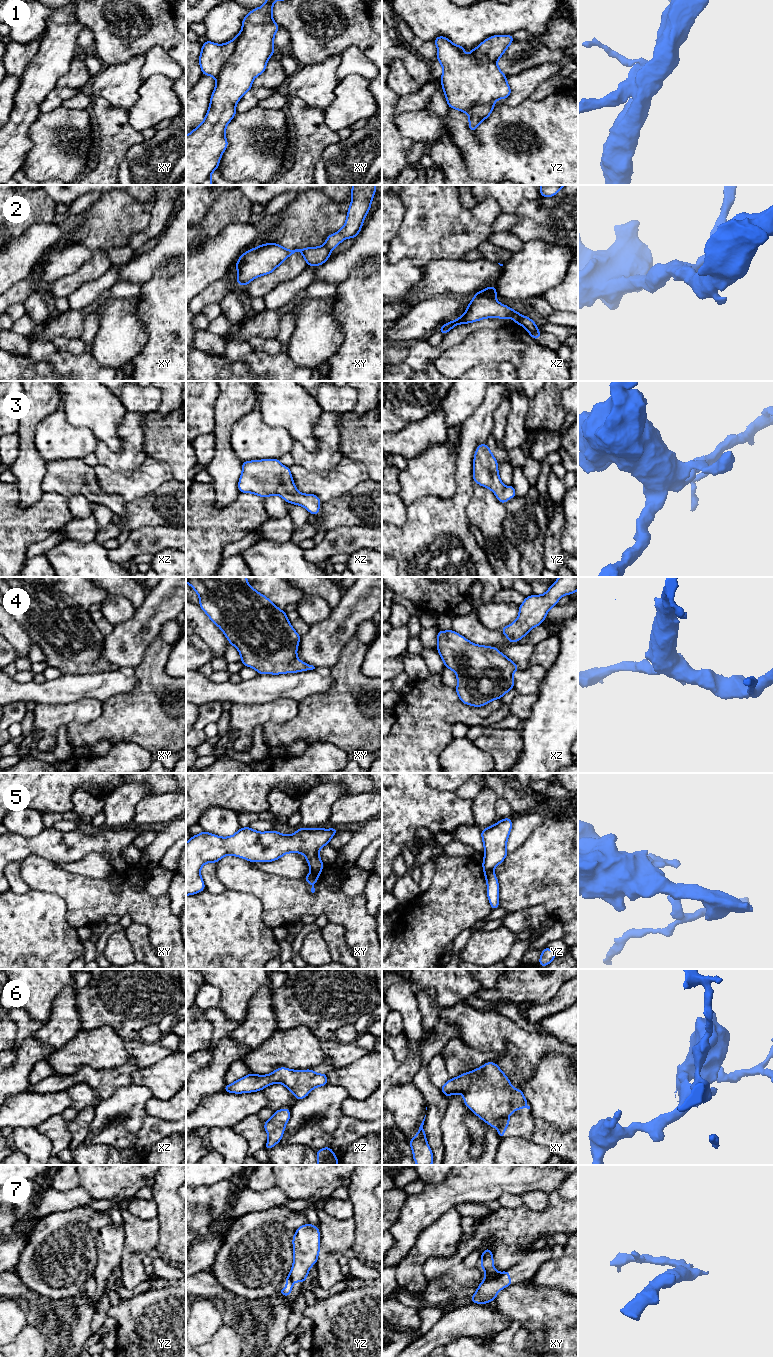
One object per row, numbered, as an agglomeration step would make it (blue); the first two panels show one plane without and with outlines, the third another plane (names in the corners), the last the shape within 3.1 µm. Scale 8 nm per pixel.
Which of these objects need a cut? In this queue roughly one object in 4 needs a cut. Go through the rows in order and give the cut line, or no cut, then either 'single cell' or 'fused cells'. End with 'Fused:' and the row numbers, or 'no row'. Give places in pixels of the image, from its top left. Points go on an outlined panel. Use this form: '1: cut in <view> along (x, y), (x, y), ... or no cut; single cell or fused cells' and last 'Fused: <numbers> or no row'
1: cut in xy along (241, 31), (235, 50), (216, 78); fused cells
2: cut in xz along (524, 316), (519, 324); fused cells
3: no cut; single cell
4: no cut; single cell
5: cut in xy along (311, 870), (320, 872); fused cells
6: no cut; single cell
7: cut in xy along (501, 1273), (497, 1277), (486, 1276); fused cells
Fused: 1, 2, 5, 7

